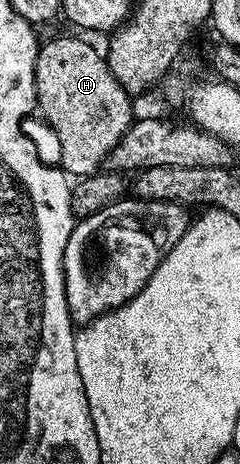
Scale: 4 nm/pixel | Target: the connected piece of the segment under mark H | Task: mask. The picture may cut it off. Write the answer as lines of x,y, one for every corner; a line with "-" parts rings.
56,37
39,46
36,54
36,104
38,113
48,120
50,128
60,140
60,153
64,156
63,168
77,178
89,177
105,164
106,158
131,128
133,98
114,79
105,54
80,37

